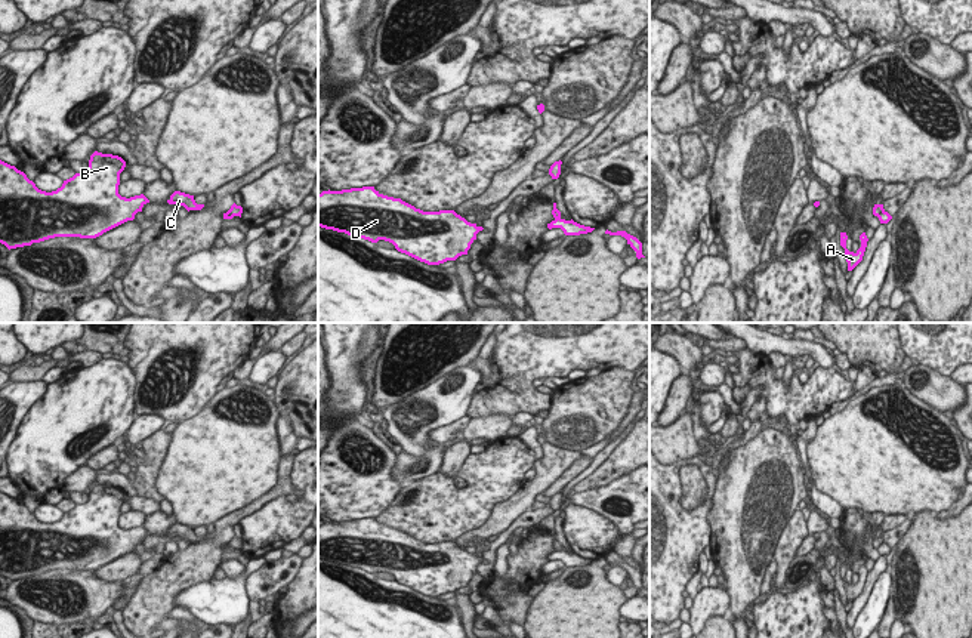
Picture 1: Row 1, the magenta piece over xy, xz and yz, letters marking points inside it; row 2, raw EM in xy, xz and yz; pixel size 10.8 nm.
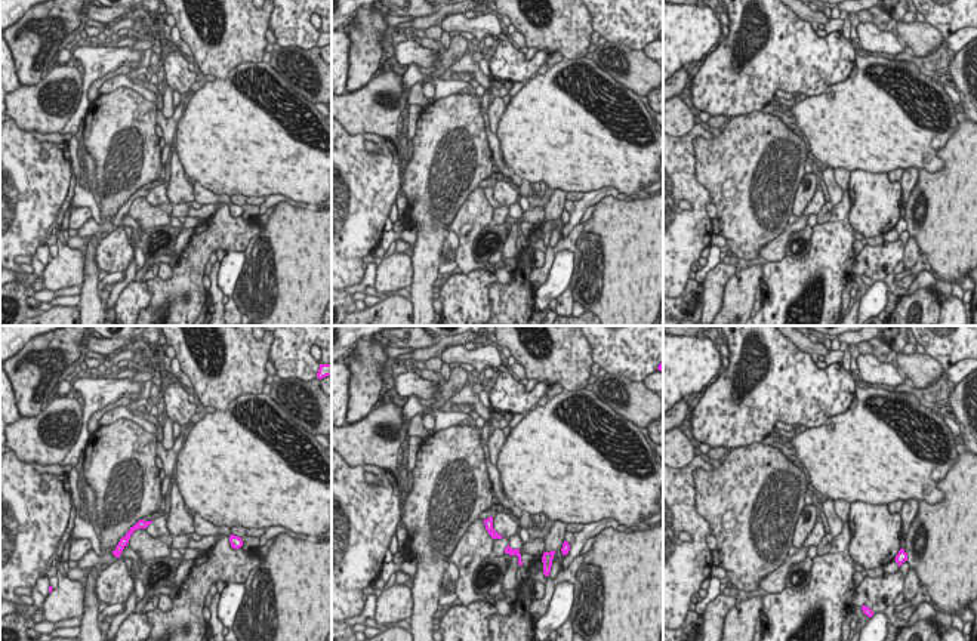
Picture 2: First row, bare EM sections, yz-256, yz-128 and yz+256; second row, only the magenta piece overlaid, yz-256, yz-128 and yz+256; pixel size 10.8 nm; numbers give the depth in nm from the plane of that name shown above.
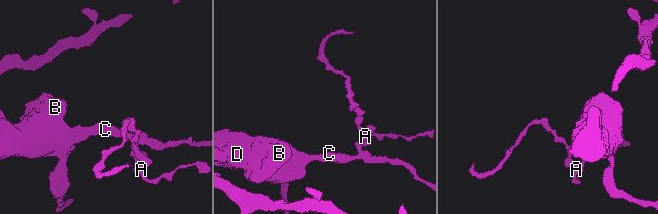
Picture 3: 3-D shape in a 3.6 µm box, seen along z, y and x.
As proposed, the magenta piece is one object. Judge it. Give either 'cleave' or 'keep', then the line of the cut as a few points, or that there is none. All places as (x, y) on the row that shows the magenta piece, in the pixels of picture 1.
cleave | xy (227, 212), (233, 216)

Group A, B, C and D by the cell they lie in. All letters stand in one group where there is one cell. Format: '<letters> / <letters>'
A / B C D

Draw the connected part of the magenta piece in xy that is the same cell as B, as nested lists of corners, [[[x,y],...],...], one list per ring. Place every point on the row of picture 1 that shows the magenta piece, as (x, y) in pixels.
[[[95,151],[84,172],[64,181],[56,191],[46,192],[24,172],[0,160],[0,243],[10,250],[55,237],[96,238],[133,221],[149,200],[144,194],[130,198],[118,194],[120,173],[124,167],[126,161],[121,157]]]

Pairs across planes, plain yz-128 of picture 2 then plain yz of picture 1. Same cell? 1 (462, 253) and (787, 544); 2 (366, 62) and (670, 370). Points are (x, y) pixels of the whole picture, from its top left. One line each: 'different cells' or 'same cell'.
1: same cell
2: different cells

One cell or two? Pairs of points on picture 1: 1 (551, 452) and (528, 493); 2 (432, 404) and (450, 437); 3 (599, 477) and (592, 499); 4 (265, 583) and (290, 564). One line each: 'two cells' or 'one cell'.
1: one cell
2: two cells
3: two cells
4: one cell

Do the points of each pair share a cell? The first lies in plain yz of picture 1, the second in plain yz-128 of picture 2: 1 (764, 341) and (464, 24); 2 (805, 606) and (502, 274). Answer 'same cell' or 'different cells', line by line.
1: same cell
2: different cells

